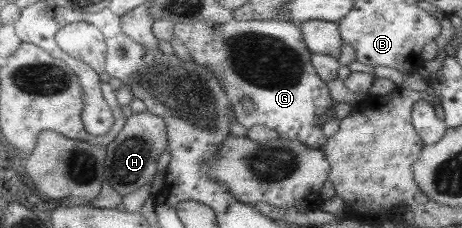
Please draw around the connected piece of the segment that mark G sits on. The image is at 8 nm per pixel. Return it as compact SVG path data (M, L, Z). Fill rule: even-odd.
M230 20L222 25L212 25L210 21L196 23L176 23L174 37L183 42L190 52L192 62L196 66L207 68L224 88L228 102L233 108L235 119L247 129L256 125L264 125L270 130L276 130L279 138L303 142L306 146L323 148L327 137L318 124L319 118L327 112L333 101L328 86L312 65L312 53L304 41L300 25L284 20L252 20L242 22ZM250 98L254 110L245 109L242 99Z

